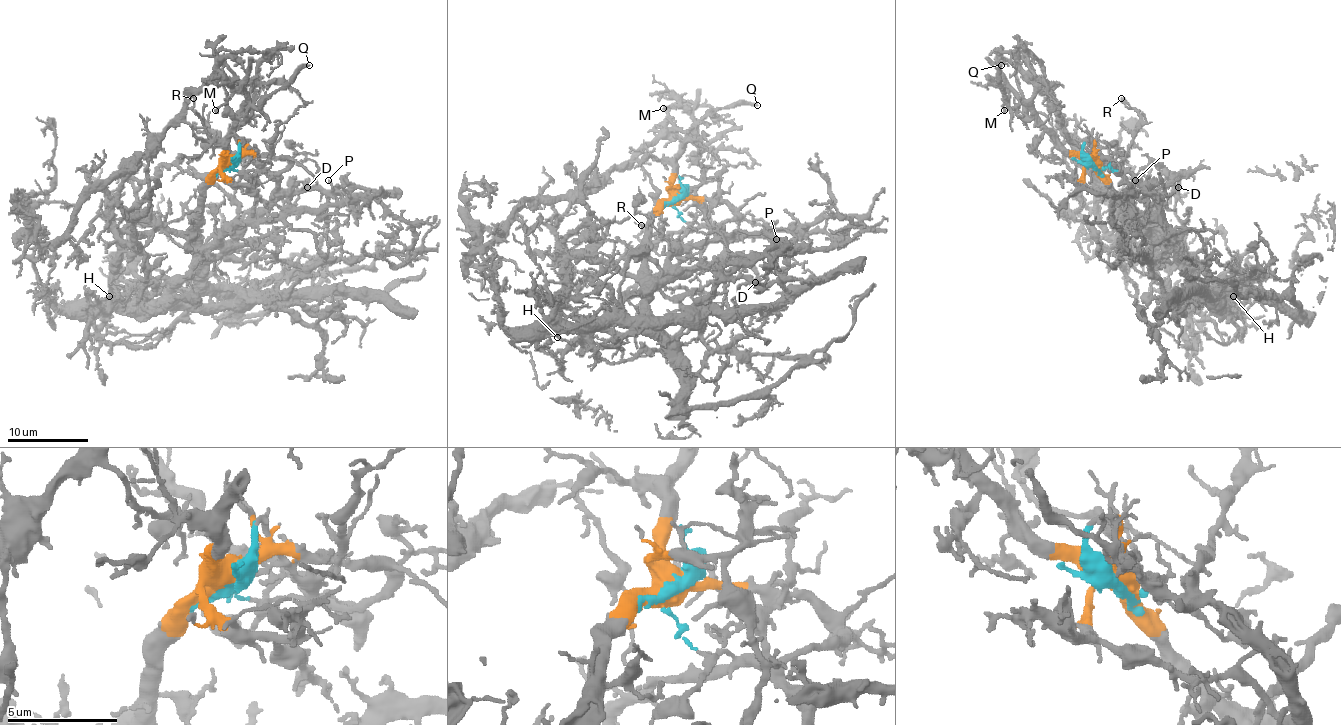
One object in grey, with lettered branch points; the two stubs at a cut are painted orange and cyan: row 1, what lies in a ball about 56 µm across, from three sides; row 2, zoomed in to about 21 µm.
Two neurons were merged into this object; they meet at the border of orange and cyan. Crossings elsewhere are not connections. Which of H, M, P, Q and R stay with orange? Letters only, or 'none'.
H, M, Q

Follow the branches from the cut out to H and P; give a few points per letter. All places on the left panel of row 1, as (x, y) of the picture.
H: (228, 167), (214, 175), (198, 208), (198, 281), (190, 289), (171, 287), (163, 279), (133, 281), (108, 297)
P: (228, 167), (224, 169), (230, 167), (238, 171), (257, 163), (285, 189), (332, 189), (328, 179)

